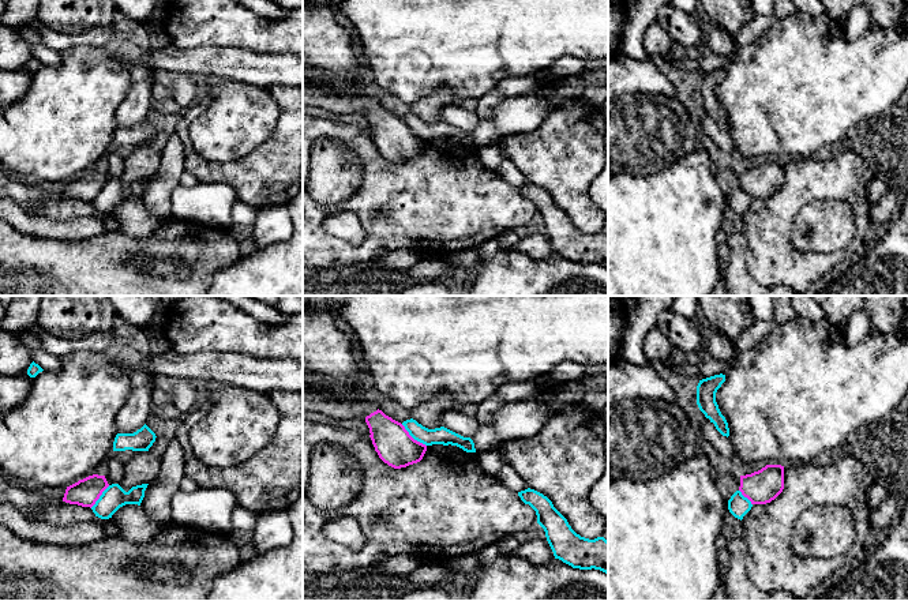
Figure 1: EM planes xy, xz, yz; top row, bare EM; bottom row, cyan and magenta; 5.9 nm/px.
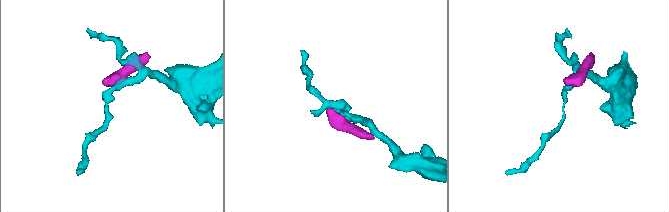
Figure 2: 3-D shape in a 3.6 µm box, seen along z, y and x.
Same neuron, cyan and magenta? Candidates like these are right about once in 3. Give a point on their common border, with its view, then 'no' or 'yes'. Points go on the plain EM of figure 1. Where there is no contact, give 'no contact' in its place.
xz (413, 132) | no

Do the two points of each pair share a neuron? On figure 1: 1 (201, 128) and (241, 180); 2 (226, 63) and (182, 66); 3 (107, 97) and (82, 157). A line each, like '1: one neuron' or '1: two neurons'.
1: two neurons
2: one neuron
3: one neuron

